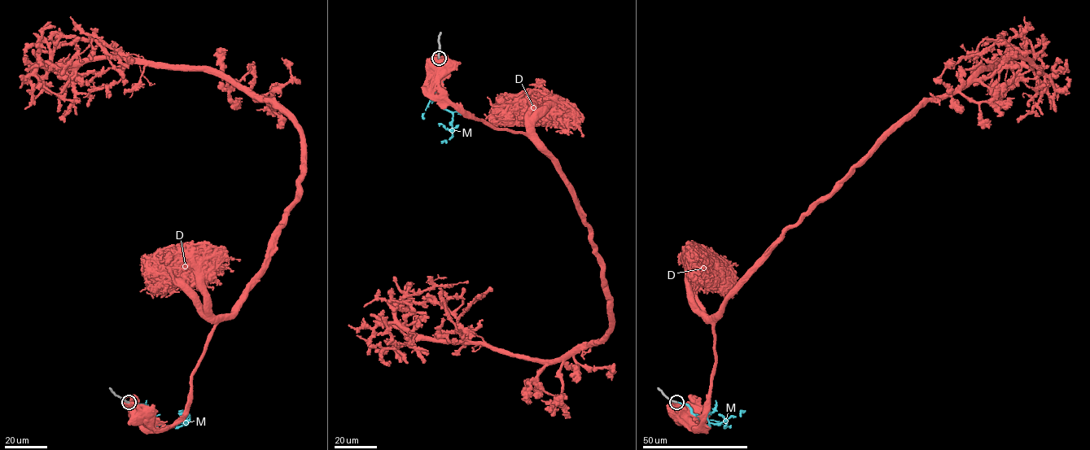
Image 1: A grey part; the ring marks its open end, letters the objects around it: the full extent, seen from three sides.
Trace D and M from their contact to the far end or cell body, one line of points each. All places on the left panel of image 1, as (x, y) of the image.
D: (128, 402), (137, 412)
M: (129, 402), (143, 404), (159, 424), (173, 425), (188, 422), (189, 417), (179, 411)

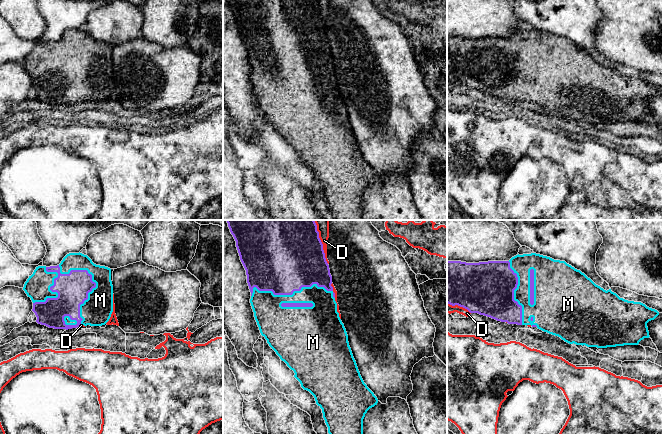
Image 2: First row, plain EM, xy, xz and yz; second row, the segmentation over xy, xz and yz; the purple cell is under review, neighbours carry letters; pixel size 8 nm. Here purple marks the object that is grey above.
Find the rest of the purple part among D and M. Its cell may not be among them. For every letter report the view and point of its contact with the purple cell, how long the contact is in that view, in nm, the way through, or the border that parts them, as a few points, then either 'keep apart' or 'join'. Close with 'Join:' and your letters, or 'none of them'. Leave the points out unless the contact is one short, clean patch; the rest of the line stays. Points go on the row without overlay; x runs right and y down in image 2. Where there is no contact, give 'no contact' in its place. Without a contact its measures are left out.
D: meets purple in xz at (322, 20); contact 340 nm long; keep apart
M: meets purple in xy at (91, 52); contact 550 nm long; join
Join: M

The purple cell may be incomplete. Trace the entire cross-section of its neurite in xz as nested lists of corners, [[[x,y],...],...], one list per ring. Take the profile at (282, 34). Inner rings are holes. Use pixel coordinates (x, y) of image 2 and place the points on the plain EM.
[[[228,0],[246,46],[260,109],[322,185],[335,220],[363,220],[363,195],[378,175],[364,159],[339,89],[316,0]]]

